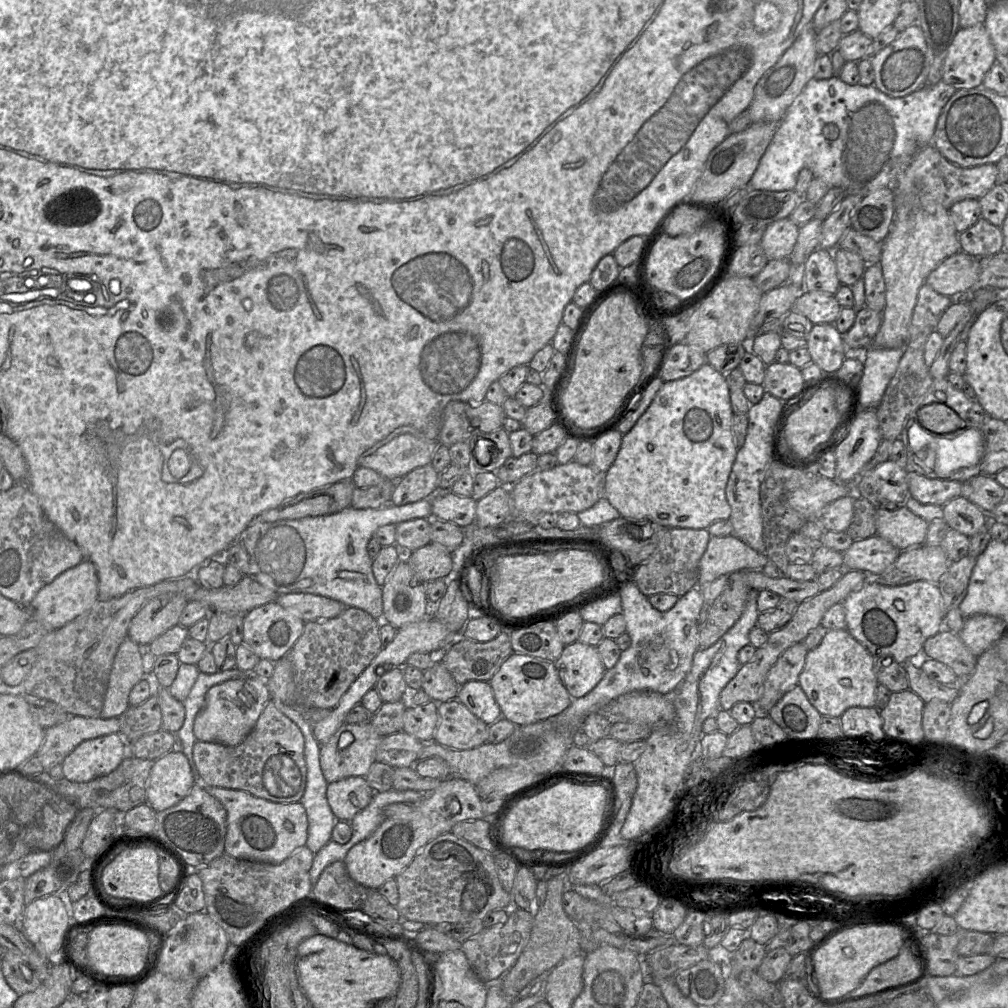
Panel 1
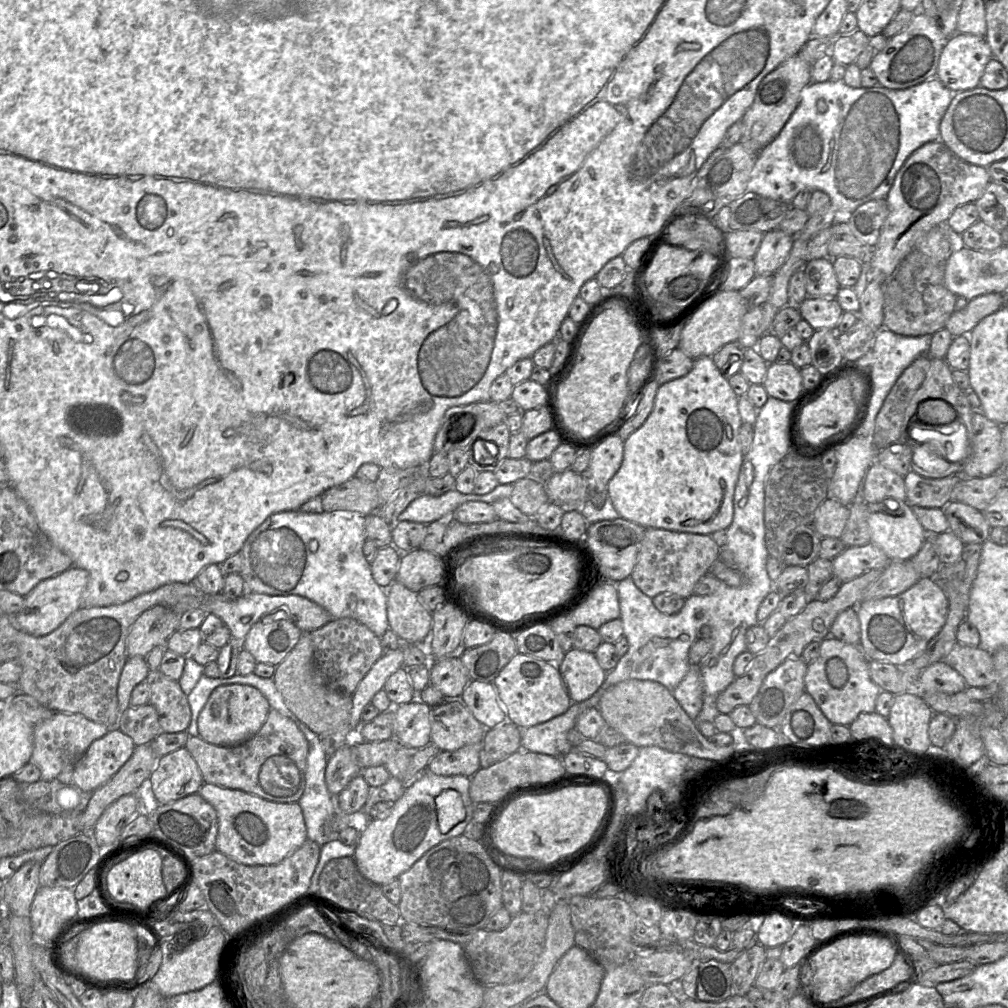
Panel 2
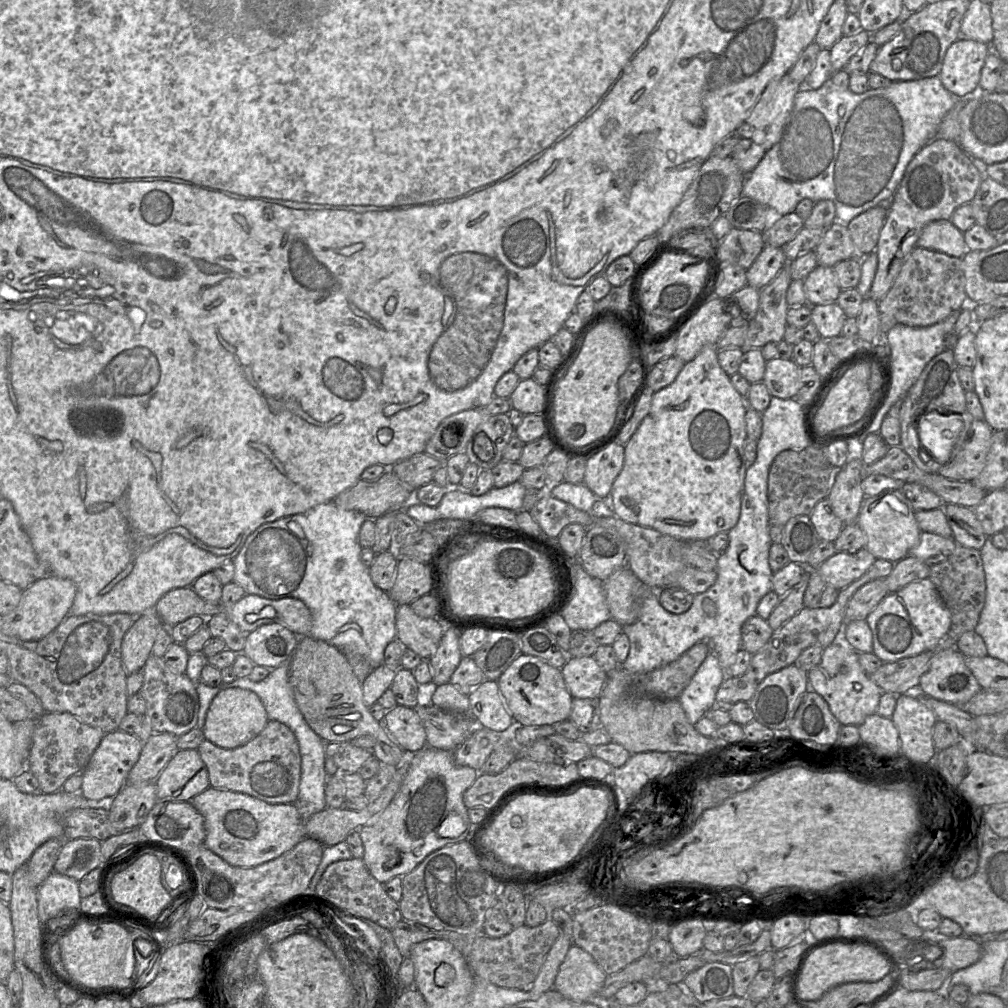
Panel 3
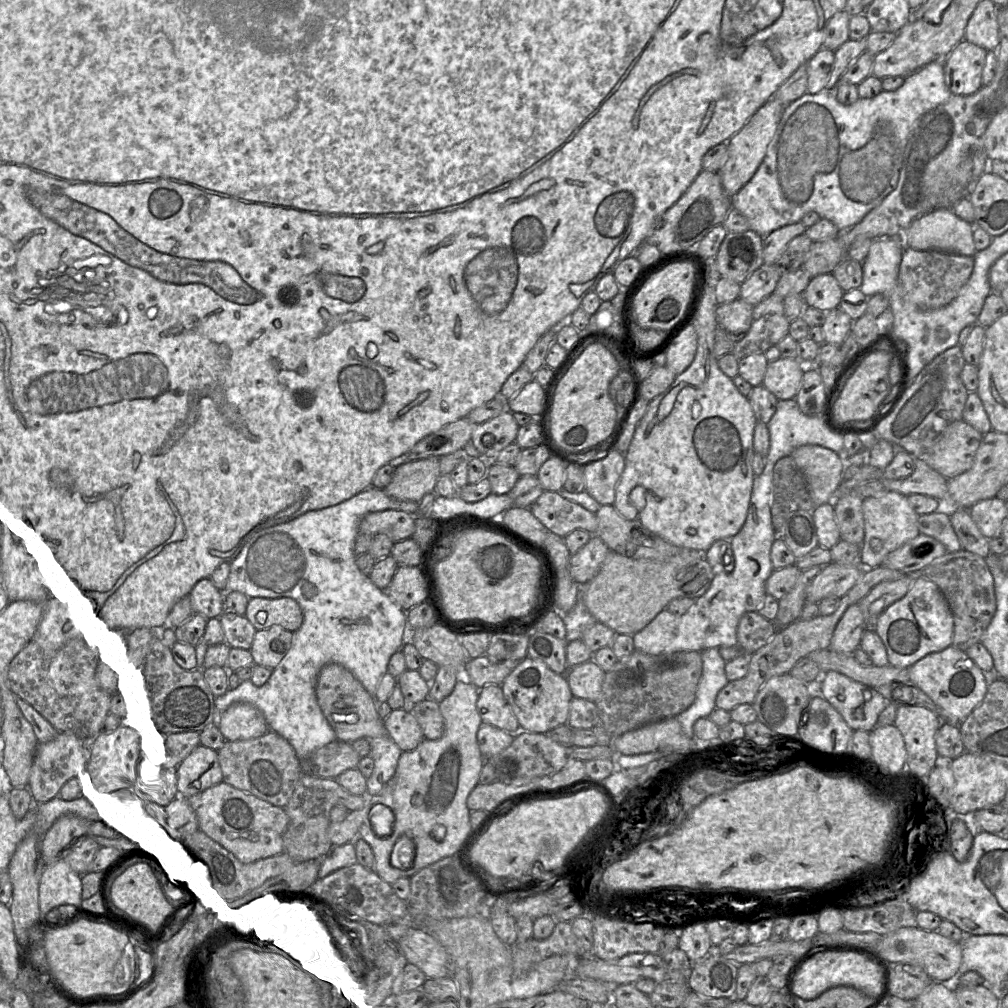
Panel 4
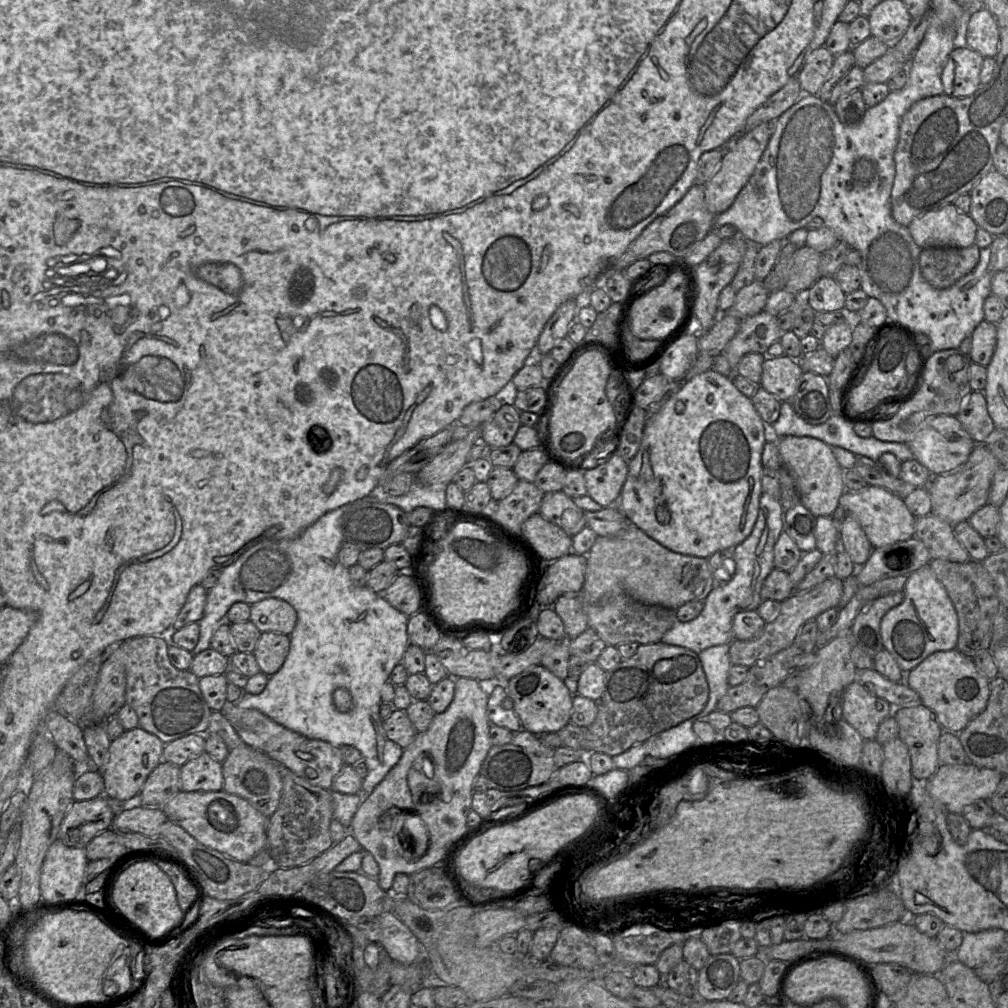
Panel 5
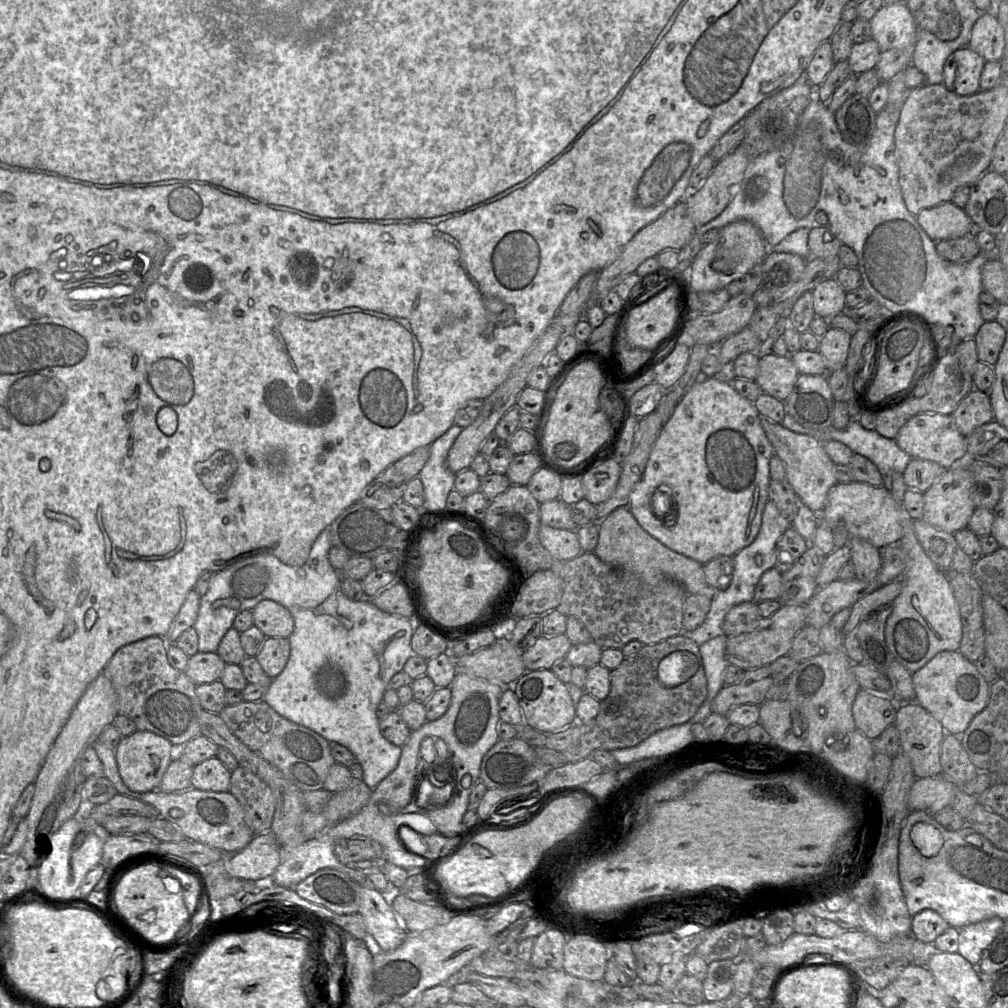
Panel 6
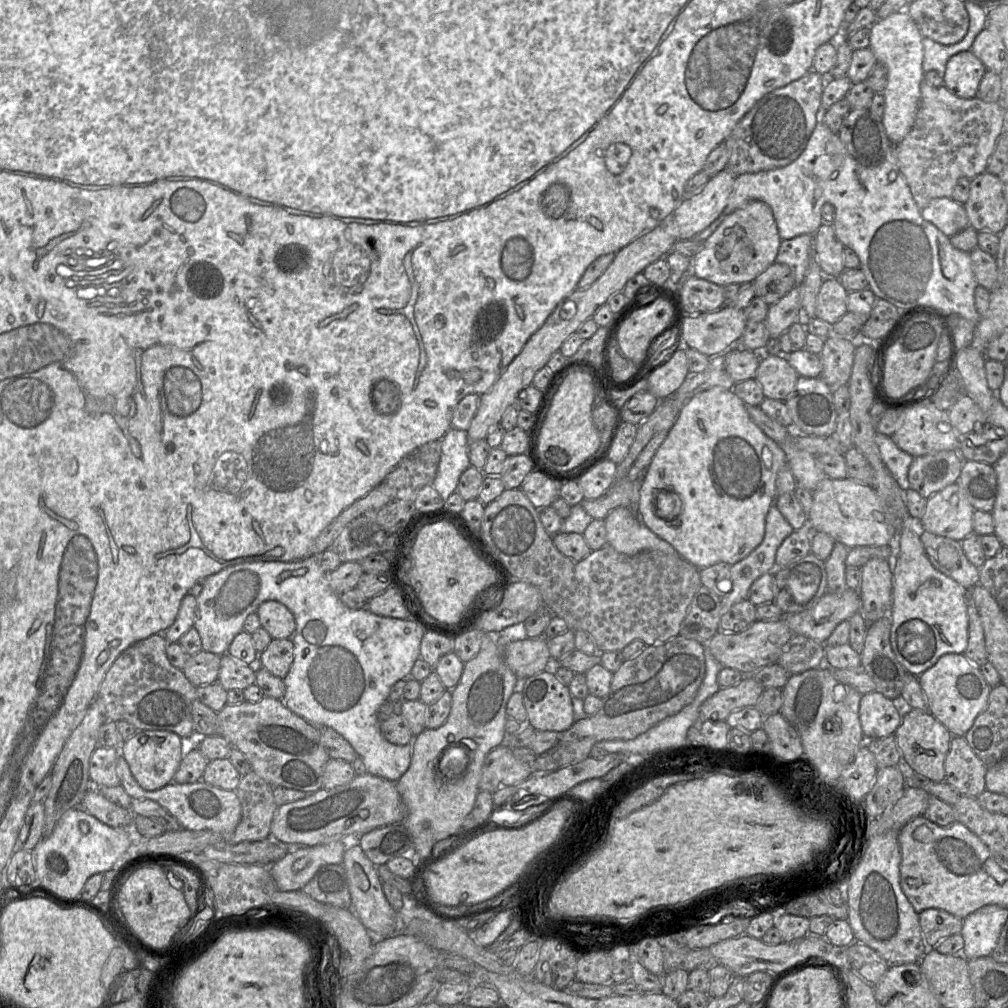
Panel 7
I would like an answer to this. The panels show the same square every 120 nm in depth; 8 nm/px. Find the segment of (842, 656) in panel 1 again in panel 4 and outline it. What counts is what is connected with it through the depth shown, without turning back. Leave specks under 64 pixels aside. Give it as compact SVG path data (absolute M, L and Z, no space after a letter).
M835 671L822 673L819 682L821 696L836 709L853 731L870 732L877 726L878 717L887 706L888 701L874 688Z

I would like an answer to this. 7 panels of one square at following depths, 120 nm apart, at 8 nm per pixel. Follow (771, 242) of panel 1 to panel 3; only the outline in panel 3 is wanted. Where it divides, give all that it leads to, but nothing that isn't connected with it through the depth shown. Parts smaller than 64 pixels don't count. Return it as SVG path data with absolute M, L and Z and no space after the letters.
M765 245L753 264L746 270L747 284L761 290L787 264L783 247Z

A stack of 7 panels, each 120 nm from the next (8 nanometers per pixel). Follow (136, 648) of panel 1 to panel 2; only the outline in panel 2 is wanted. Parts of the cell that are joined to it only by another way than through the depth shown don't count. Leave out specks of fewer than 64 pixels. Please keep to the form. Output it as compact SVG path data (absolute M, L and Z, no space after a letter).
M137 656L127 659L117 688L118 706L121 714L130 707L131 694L134 688L146 681L149 671L145 658Z

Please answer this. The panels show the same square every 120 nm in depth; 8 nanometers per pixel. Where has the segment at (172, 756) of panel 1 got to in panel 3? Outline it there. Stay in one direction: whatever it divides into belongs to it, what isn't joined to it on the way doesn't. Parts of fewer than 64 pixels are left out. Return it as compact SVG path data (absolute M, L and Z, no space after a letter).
M197 749L179 750L155 780L158 801L190 802L210 787L208 770Z

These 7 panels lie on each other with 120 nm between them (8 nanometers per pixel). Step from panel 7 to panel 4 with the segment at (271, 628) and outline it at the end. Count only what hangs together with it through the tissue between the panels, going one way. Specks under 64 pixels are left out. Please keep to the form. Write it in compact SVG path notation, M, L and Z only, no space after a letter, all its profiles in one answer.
M290 597L250 598L244 615L256 630L279 625L295 632L303 622L301 607Z

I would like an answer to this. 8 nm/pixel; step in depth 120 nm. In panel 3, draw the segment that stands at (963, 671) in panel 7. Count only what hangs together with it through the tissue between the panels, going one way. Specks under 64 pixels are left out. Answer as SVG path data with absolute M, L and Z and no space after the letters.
M956 647L935 650L918 685L918 691L924 696L954 705L964 705L980 690L965 664L965 657Z

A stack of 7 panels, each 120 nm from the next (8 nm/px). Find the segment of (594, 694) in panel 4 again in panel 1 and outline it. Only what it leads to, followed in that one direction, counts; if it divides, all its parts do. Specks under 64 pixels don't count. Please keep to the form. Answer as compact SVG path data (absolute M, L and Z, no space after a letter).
M579 641L565 645L554 665L572 699L589 693L606 671L596 647Z

